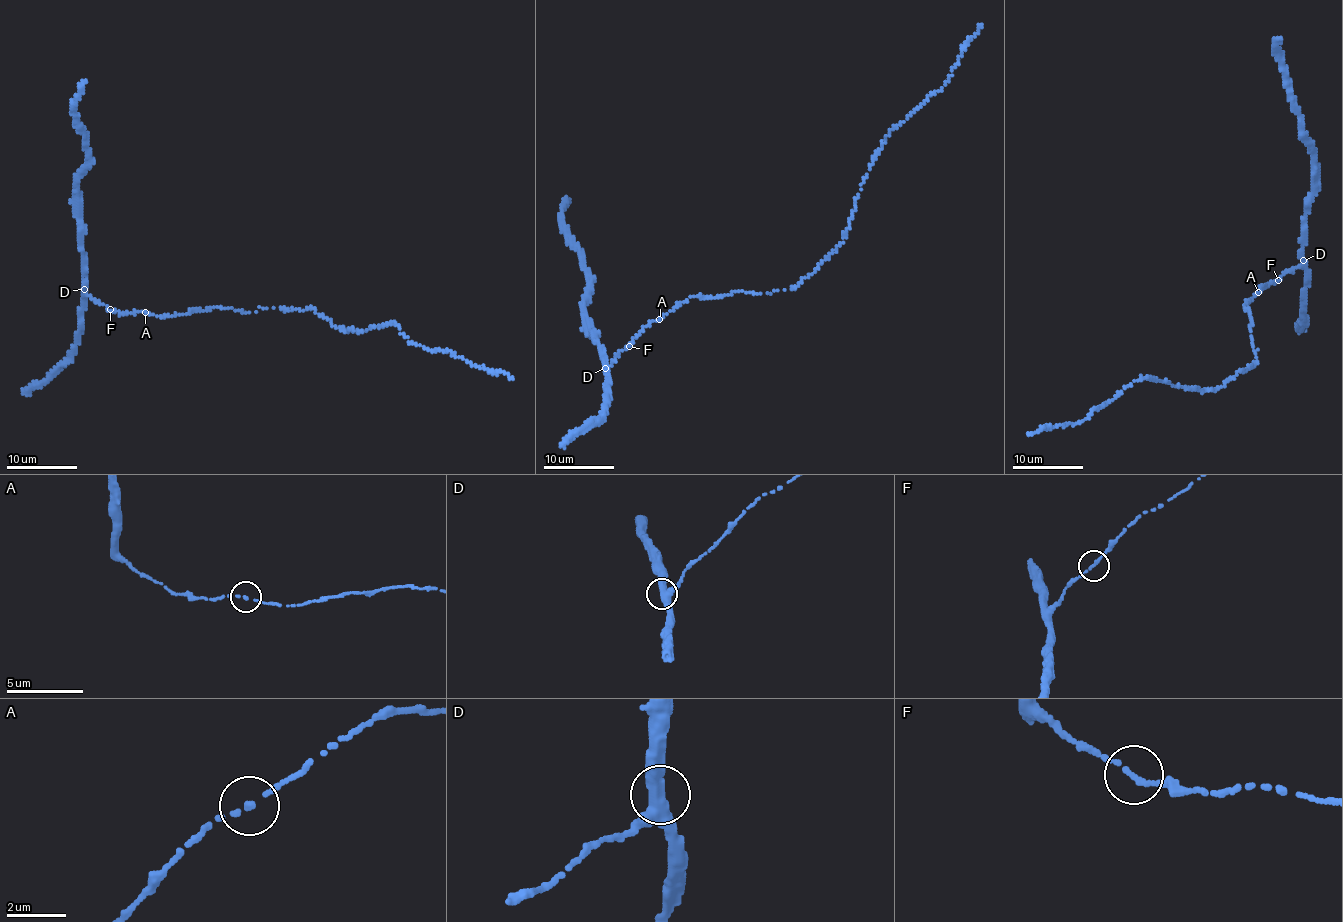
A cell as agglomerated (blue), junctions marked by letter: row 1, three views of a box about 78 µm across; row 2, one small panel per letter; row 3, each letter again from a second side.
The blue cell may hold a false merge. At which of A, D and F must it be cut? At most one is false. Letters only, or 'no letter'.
no letter

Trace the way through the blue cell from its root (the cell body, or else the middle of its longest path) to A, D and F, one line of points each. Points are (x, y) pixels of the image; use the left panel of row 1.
A: (213, 308), (164, 317), (145, 313)
D: (213, 308), (164, 317), (139, 311), (128, 314), (94, 301), (84, 289)
F: (213, 308), (164, 317), (110, 309)

